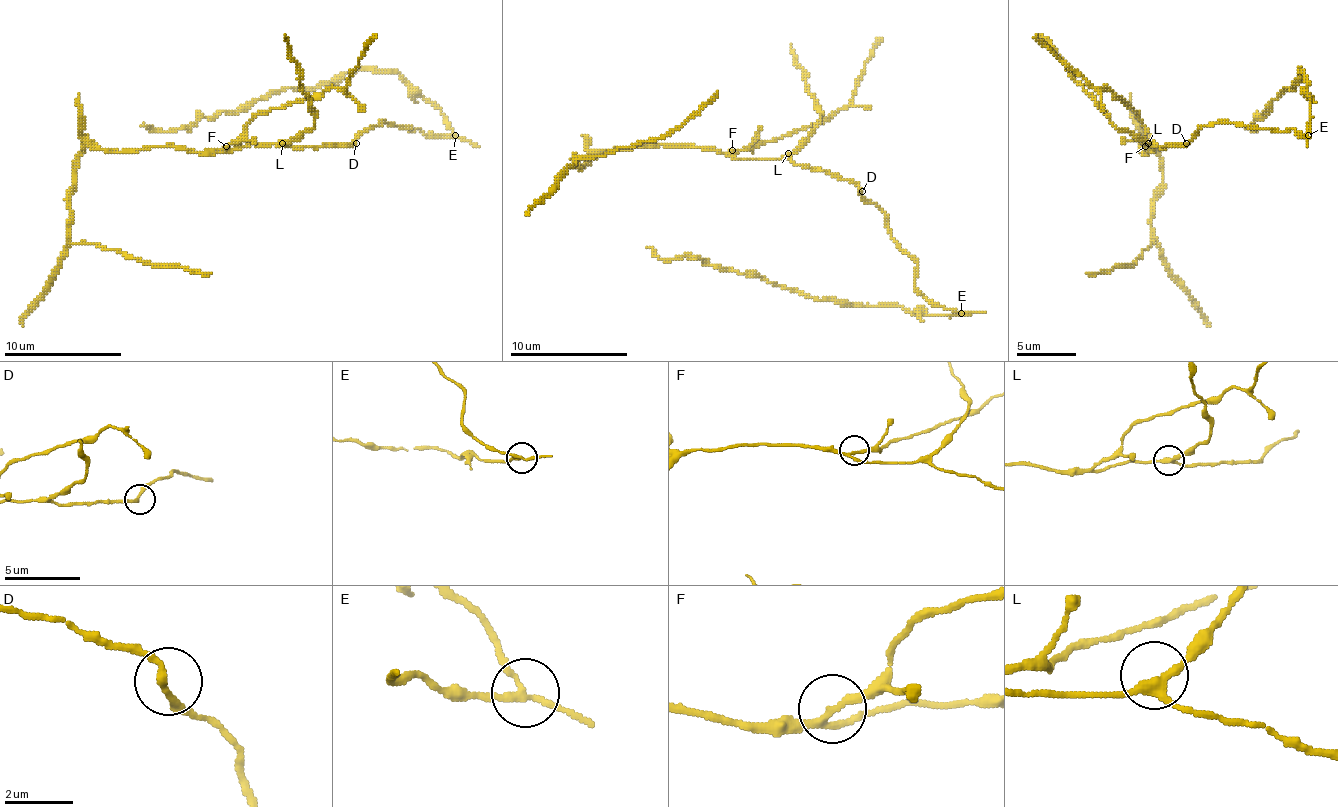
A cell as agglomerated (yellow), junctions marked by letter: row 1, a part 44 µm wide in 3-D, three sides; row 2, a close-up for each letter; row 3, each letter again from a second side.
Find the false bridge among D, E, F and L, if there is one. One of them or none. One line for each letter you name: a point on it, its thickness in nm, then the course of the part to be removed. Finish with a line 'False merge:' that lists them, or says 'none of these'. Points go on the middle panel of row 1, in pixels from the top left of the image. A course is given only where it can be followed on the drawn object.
E: (961, 313) | 160 nm | (962, 312), (944, 315), (909, 312), (903, 306), (814, 300), (705, 265), (700, 259), (661, 259), (647, 247)
False merge: E

